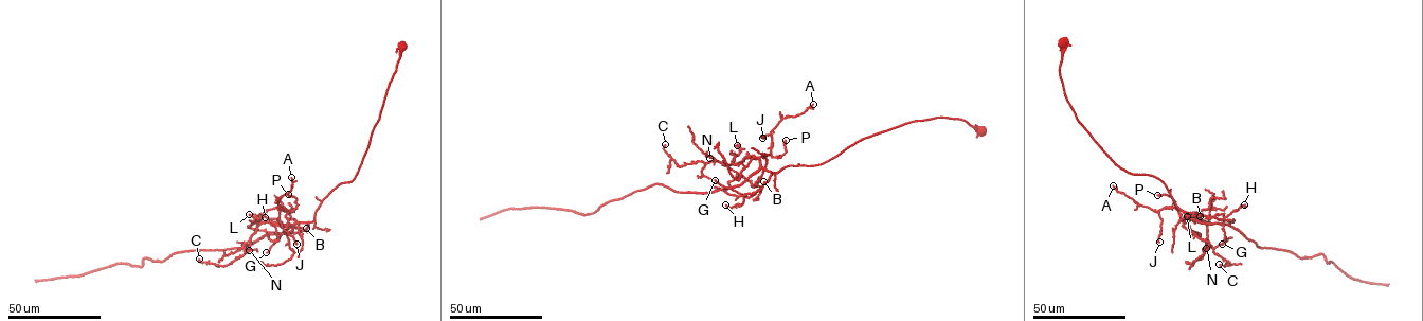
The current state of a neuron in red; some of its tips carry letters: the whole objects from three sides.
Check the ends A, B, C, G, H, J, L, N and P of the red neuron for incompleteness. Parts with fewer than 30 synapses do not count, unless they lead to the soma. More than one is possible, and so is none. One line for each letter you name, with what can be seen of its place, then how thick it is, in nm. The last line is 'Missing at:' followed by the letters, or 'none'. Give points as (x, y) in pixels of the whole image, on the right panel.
H: at (1244, 204); 240 nm thick
Missing at: H

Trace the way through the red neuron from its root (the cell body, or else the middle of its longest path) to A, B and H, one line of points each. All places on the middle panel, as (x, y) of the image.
A: (980, 131), (961, 119), (914, 121), (820, 164), (766, 171), (759, 157), (771, 153), (771, 131), (813, 104)
B: (980, 131), (961, 119), (939, 117), (914, 121), (865, 138), (820, 164), (786, 166), (773, 173), (763, 181)
H: (980, 131), (961, 119), (911, 121), (820, 164), (773, 173), (741, 204), (725, 204)

